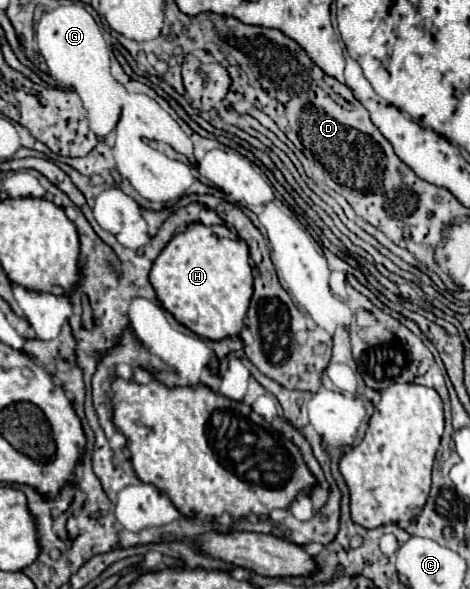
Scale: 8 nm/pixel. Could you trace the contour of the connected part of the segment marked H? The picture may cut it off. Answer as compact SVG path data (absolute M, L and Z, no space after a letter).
M191 224L163 248L149 278L161 306L197 336L219 342L243 330L253 296L253 270L247 244L227 228Z

